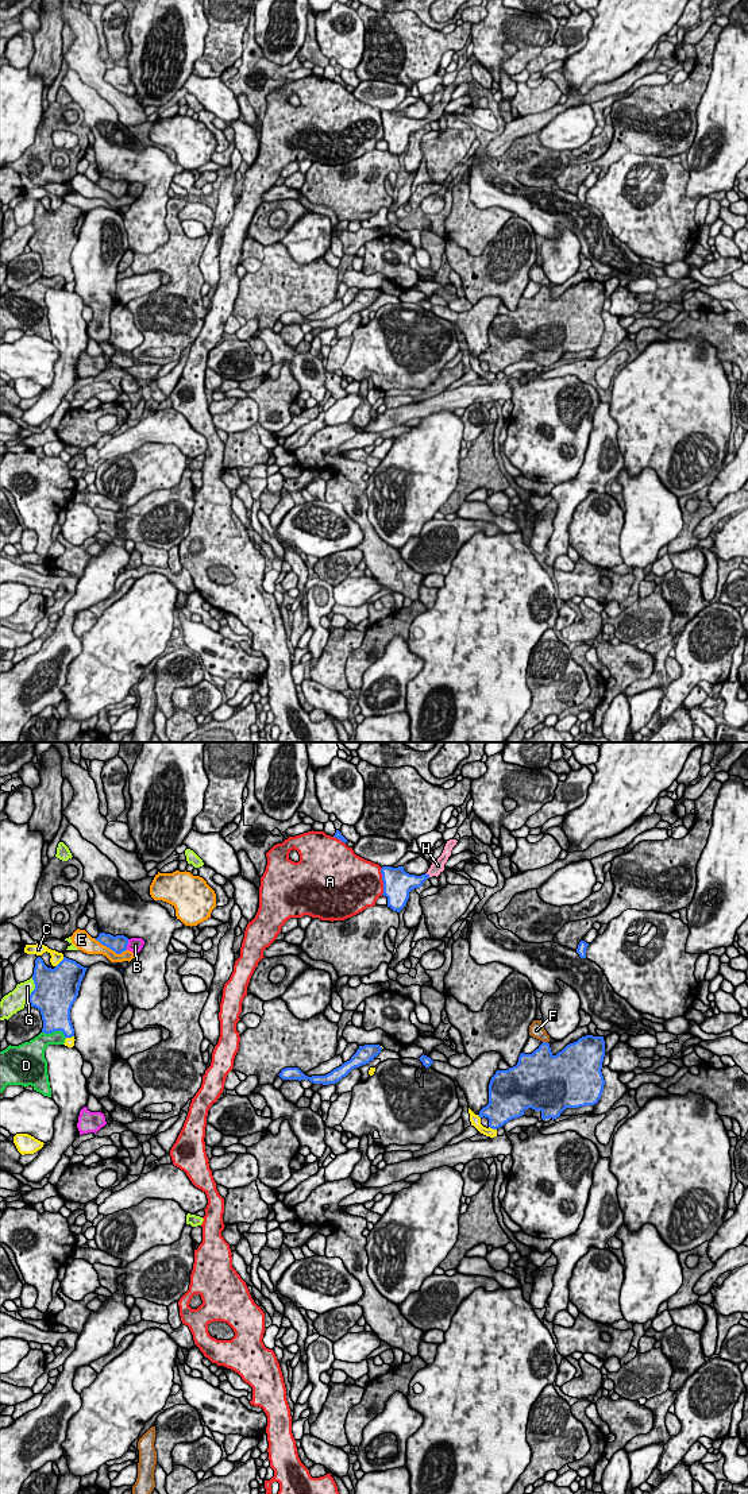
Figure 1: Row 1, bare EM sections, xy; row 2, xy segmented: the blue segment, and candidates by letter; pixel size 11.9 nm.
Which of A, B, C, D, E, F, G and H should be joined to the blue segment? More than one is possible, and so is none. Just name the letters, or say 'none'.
H

